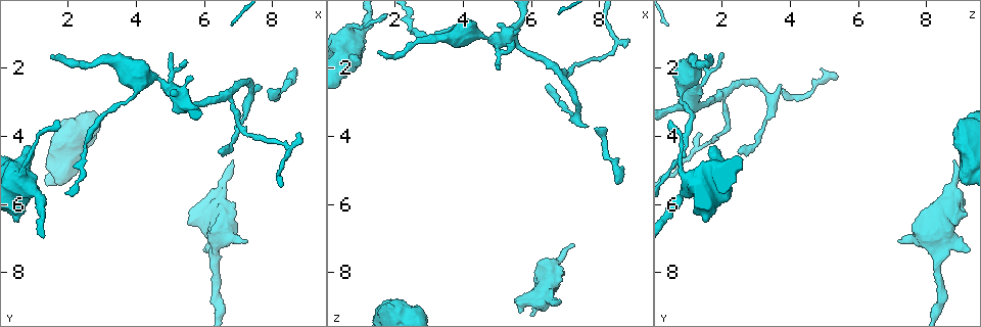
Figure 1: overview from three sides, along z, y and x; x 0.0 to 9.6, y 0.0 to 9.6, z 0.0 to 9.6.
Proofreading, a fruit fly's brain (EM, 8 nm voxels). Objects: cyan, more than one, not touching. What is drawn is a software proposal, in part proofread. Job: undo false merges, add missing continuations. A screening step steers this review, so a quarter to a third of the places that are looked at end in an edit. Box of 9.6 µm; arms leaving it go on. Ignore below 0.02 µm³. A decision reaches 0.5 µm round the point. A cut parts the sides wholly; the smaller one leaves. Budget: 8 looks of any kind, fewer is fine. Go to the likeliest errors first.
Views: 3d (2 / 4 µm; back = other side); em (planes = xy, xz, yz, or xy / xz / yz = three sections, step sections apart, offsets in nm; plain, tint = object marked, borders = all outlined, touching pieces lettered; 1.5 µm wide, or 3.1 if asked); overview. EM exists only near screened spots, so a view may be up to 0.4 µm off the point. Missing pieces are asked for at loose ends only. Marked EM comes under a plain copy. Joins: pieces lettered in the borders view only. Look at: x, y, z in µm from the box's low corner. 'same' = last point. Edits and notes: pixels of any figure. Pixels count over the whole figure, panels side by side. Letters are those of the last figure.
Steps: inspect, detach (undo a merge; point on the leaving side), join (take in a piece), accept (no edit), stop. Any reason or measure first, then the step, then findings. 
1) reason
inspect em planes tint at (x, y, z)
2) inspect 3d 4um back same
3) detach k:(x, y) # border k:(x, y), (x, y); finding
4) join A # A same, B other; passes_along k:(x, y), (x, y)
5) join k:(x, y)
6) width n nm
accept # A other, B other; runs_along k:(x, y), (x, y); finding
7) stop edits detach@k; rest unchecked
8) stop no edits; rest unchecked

an open end
inspect 3d 4um at (6.85, 4.70, 8.75)

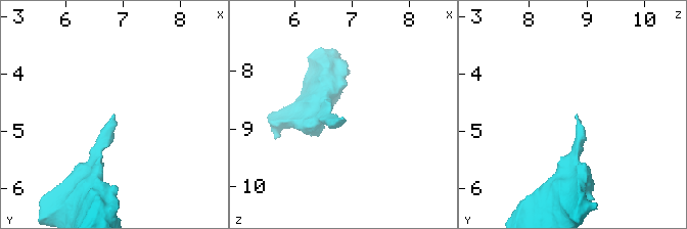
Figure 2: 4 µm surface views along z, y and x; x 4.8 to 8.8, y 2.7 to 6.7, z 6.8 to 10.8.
inspect em planes borders at (6.85, 4.75, 8.80)

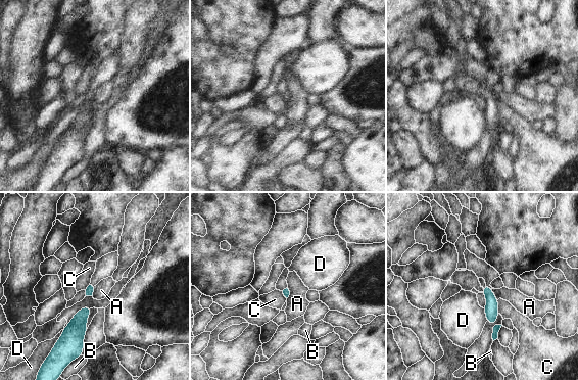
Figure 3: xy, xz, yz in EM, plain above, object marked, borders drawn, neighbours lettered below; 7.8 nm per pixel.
accept # A other, B other, C other, D other; runs_along 3:(486, 288), (491, 300), (494, 336); no lettered piece goes on from it

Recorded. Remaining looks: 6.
branch stops here
inspect em planes borders at (7.20, 7.05, 7.10)

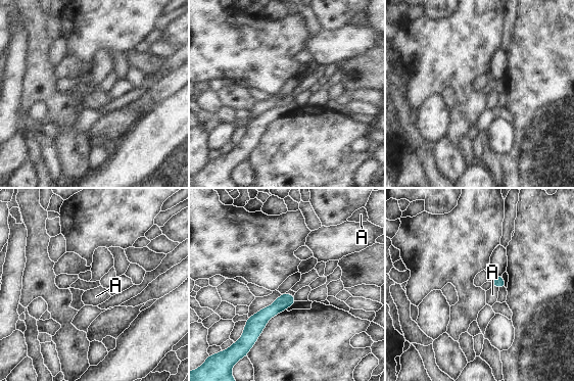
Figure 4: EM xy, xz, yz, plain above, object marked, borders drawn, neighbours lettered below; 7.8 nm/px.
accept # A other; none of them fits

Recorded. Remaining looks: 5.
an open end
inspect em planes borders at (1.50, 1.65, 1.55)

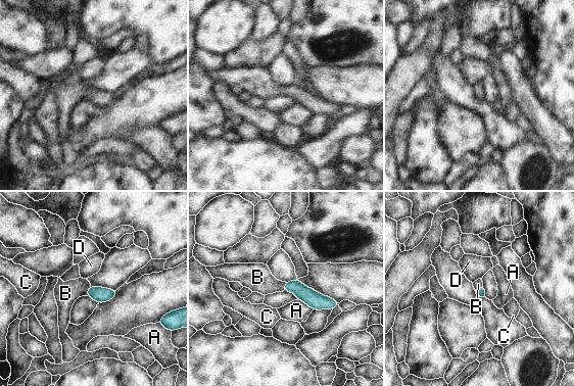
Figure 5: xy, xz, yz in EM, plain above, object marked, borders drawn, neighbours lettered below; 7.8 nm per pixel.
join B # A other, B same, C other, D other; the neuron continues

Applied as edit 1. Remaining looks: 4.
stop edits join@5; rest unchecked

